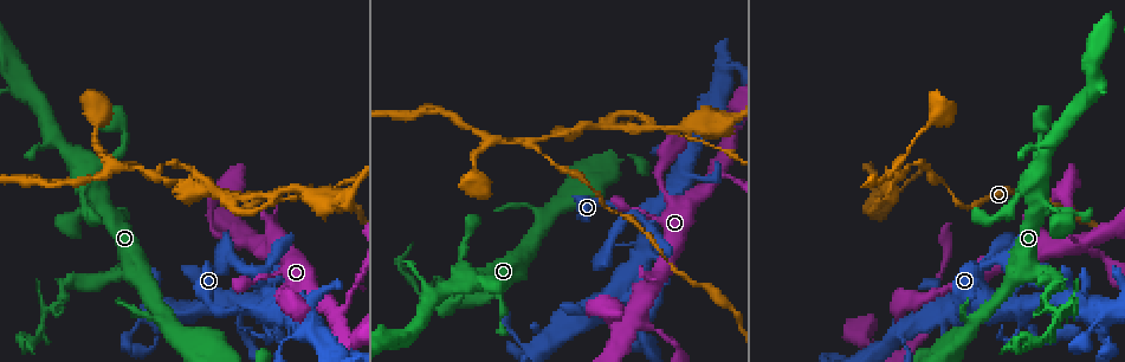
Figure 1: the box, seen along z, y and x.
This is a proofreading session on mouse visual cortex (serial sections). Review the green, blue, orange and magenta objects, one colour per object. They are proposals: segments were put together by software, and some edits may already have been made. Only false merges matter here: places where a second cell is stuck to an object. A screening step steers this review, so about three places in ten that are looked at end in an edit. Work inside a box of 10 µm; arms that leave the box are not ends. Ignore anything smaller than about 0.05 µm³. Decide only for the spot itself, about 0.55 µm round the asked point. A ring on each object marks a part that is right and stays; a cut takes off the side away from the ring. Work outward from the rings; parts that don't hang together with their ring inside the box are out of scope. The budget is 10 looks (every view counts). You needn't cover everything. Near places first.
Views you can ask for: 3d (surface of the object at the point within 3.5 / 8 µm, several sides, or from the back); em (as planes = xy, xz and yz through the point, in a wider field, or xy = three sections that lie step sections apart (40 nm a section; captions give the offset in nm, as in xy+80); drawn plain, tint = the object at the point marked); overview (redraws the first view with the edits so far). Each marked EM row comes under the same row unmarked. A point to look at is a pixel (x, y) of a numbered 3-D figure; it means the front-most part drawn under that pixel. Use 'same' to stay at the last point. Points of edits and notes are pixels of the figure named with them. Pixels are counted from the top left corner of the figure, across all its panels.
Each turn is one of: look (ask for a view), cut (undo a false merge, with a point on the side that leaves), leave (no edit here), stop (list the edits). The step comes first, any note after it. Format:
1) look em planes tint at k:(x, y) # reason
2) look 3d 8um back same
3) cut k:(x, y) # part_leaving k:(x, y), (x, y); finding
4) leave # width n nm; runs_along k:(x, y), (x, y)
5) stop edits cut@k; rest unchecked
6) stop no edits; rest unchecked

look 3d 3.5um at 1:(266, 309) # small branch off a trunk

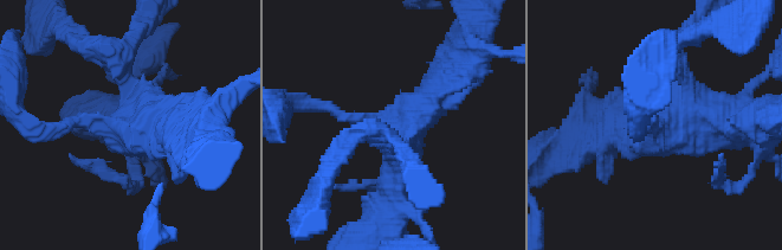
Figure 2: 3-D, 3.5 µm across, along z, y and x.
look em xy step 1 tint at 2:(666, 125) # arms 4; arm_widths 150, 200, 450, 500 nm; need the tissue

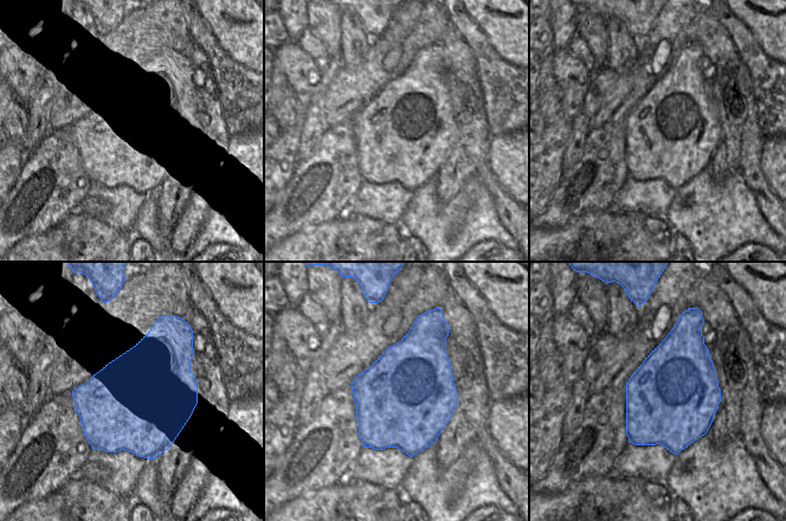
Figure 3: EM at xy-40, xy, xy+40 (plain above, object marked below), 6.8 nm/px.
look em xy step 2 tint same

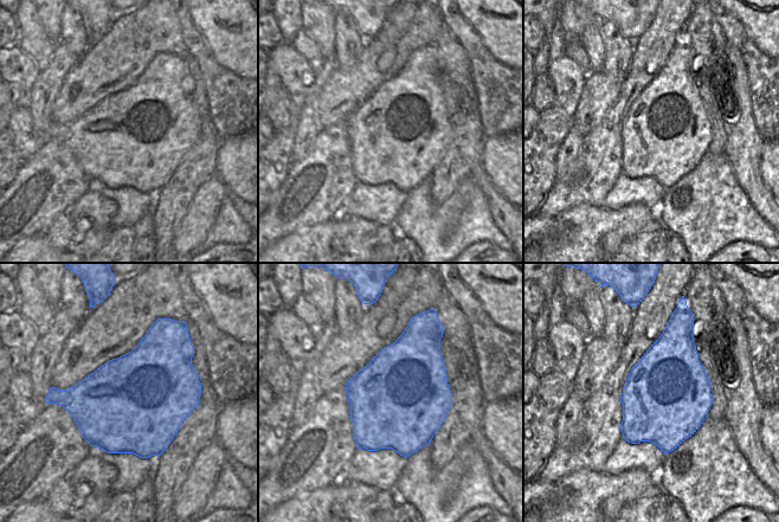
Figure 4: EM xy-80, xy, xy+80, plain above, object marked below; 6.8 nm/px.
leave # runs_along 2:(325, 106), (401, 139), (394, 205); all the same cell

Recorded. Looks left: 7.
look 3d 3.5um at 1:(335, 312) # arms part here

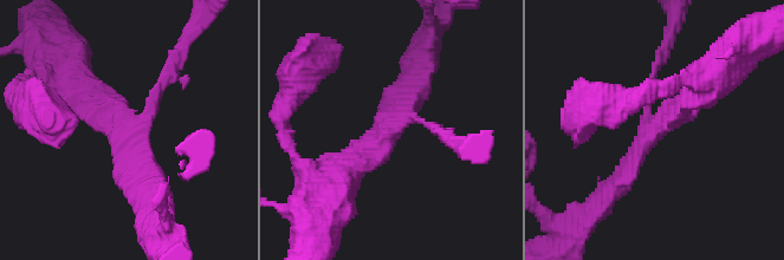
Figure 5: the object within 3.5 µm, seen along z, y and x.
look em xy step 2 tint at 5:(394, 123) # arms 3; arm_widths 100, 250, 350 nm; shape alone is not enough

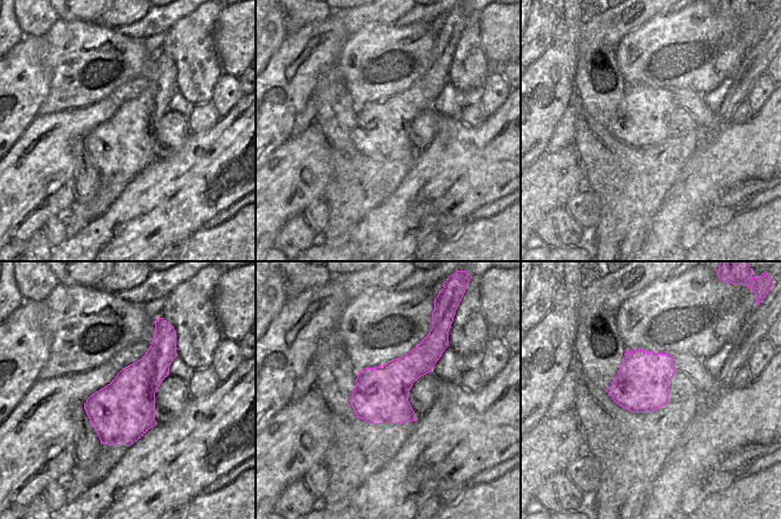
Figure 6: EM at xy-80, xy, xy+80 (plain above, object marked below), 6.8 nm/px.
look em xy step 1 tint same # cut it another way

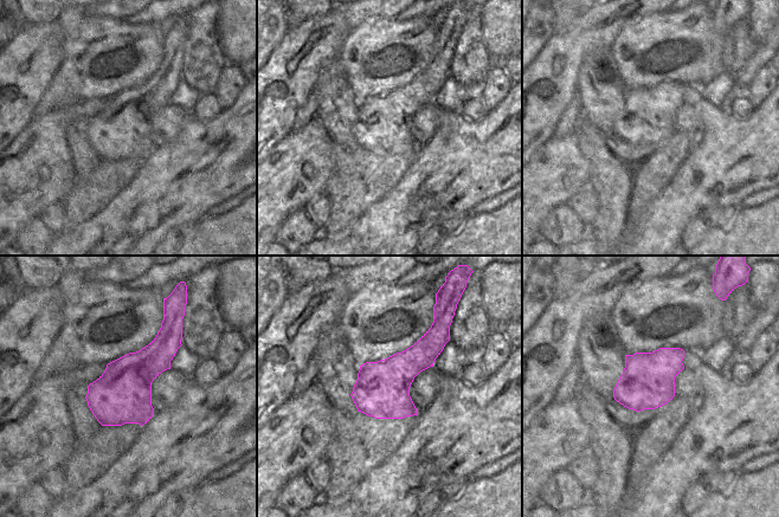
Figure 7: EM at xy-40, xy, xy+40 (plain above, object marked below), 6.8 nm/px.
leave # runs_along 5:(699, 88), (608, 193); one cell here

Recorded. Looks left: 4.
look 3d 3.5um at 1:(626, 326)

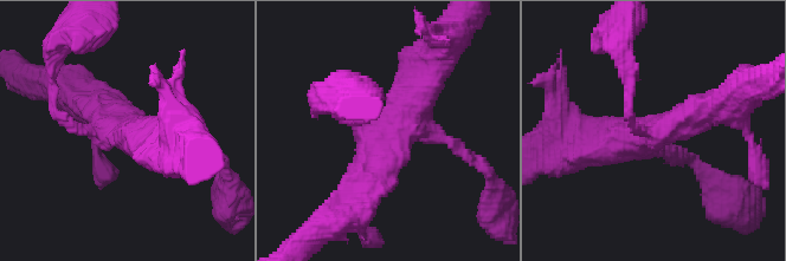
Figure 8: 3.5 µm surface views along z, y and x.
look em xy step 1 tint at 8:(122, 131) # arms 4; arm_widths 150, 250, 450, 450 nm

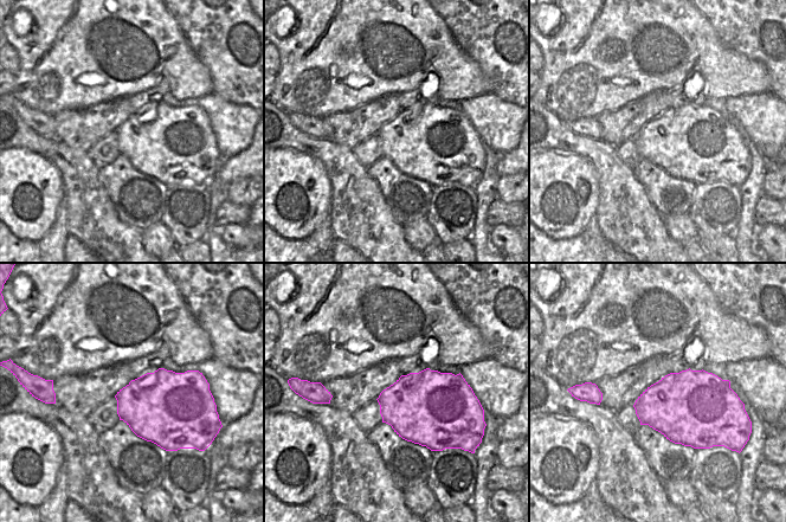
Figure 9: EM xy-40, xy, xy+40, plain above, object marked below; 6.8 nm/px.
leave # width 500 nm; runs_along 8:(426, 71), (390, 135), (321, 106); all the same cell

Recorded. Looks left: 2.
look 3d 8um at 1:(1059, 291) # calibre changes

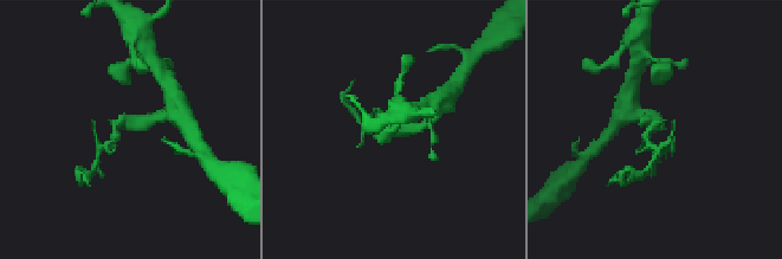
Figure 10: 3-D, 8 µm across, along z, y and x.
look em xy step 5 tint same

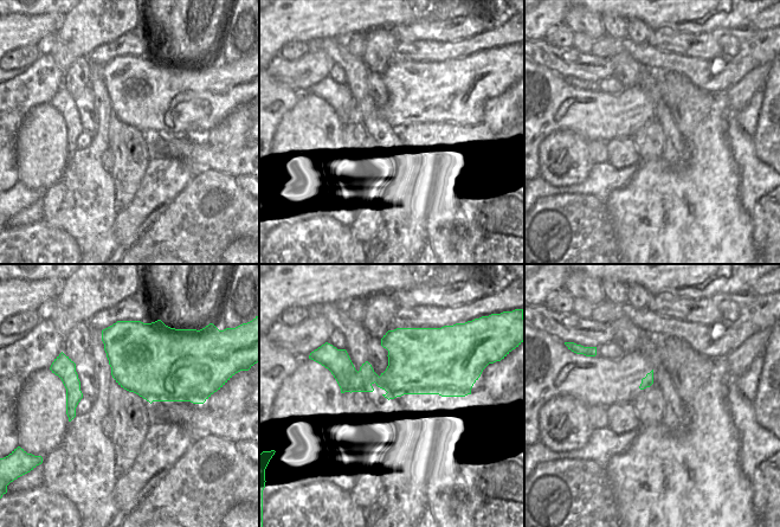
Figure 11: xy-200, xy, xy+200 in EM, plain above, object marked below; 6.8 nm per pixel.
leave # runs_along 10:(152, 118), (117, 128), (104, 146); all the same cell

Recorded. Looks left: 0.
stop no edits; rest unchecked

